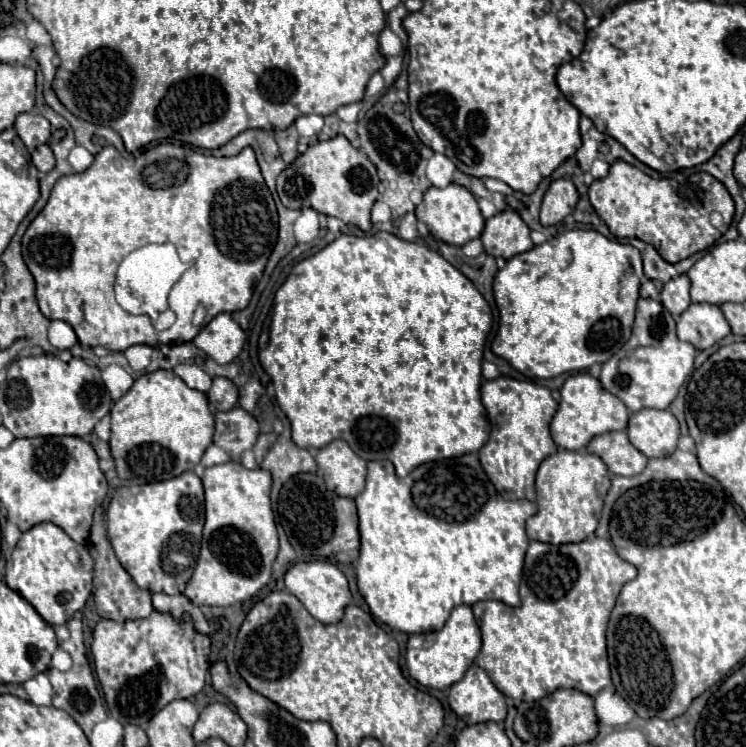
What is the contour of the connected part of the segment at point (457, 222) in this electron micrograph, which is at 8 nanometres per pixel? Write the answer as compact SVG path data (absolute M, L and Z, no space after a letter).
M450 183L444 189L430 187L424 193L424 201L416 207L416 217L418 217L418 221L422 221L428 227L428 231L436 239L440 239L448 245L458 245L458 247L466 245L472 239L478 239L482 235L482 229L486 223L486 219L482 217L480 209L478 209L476 197L466 187L456 185L456 183Z

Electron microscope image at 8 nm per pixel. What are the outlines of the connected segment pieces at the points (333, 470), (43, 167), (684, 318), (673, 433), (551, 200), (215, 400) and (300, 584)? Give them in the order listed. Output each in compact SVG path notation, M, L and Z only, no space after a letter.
M338 439L322 447L316 455L316 463L324 473L326 487L340 497L356 497L364 489L366 461L358 457L346 441Z
M40 145L38 149L34 149L34 151L32 151L32 163L34 163L36 169L42 171L42 173L52 171L54 165L56 165L56 159L54 159L52 149L50 149L48 145Z
M692 303L678 317L678 339L692 343L696 349L710 349L730 335L730 325L718 305Z
M642 409L630 417L626 433L646 457L670 457L678 445L680 425L670 411Z
M568 177L552 181L552 185L548 187L548 191L542 199L540 223L544 227L560 223L566 215L570 215L574 211L576 203L578 203L578 191Z
M214 377L208 401L216 411L230 411L238 405L238 387L226 377Z
M308 561L308 563L296 563L286 573L286 589L298 597L298 601L308 609L308 613L318 619L324 625L338 623L344 615L346 605L352 601L352 593L348 589L346 575L330 561Z

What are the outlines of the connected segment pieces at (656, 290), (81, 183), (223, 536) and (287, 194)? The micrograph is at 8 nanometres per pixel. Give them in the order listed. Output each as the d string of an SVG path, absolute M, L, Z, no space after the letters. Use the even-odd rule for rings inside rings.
M644 279L642 281L642 289L640 295L648 297L648 299L660 299L660 291L662 291L662 283L660 281L652 281L652 279Z
M164 143L164 145L156 145L148 151L144 151L140 157L134 157L134 159L126 159L122 157L114 147L104 147L94 163L82 171L82 173L72 173L72 175L64 175L56 181L52 193L50 193L50 199L46 203L46 207L40 211L40 215L30 223L30 227L26 229L24 233L24 239L22 239L22 257L30 269L30 273L34 275L36 279L36 299L38 299L38 305L40 305L40 311L44 313L44 317L48 319L60 319L60 321L66 321L68 325L72 325L72 329L76 331L78 335L78 341L84 345L84 347L104 347L104 349L110 349L110 351L124 351L136 343L146 343L146 345L152 345L152 347L160 347L160 345L168 345L168 343L188 343L192 341L200 327L192 325L192 317L194 317L194 311L202 305L206 307L206 321L208 323L212 317L216 317L218 313L234 313L234 311L240 311L244 309L248 303L250 303L250 297L252 297L252 291L254 291L254 285L256 281L262 277L264 273L264 267L266 267L266 261L276 245L276 237L278 237L278 213L276 213L276 205L274 205L274 199L262 179L262 173L260 173L260 167L256 163L256 155L254 155L254 149L252 147L246 147L242 149L242 153L234 155L234 157L214 157L214 155L204 155L204 153L198 153L194 151L192 147L184 147L184 145L172 145L172 143ZM146 243L174 243L176 249L178 249L178 255L182 257L182 261L190 263L190 273L192 275L184 275L178 285L174 285L172 293L170 293L170 309L176 313L176 323L172 327L168 327L166 331L156 331L150 323L150 317L146 315L130 315L126 313L116 301L114 301L114 277L116 277L116 271L118 271L118 265L122 263L122 259L132 253L134 249L140 249L142 245Z
M228 461L208 467L202 483L206 491L206 525L202 551L186 585L186 597L196 605L230 607L254 597L272 575L272 563L278 555L278 531L270 505L272 477L264 469L252 471L242 463Z
M336 135L330 141L310 145L308 151L290 165L290 169L280 173L278 195L288 209L312 207L318 213L338 217L362 231L370 231L370 209L380 197L378 183L380 179L372 161L360 149L352 147L344 135Z

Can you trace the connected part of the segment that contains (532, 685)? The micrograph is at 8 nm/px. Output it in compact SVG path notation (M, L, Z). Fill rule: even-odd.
M590 537L580 543L550 545L530 541L520 585L520 607L508 607L498 601L478 601L474 617L482 631L482 649L476 665L482 667L492 683L512 699L538 701L556 689L578 689L594 697L604 687L612 685L610 665L606 655L606 625L614 609L616 597L624 583L636 577L636 567L626 563L606 539Z

